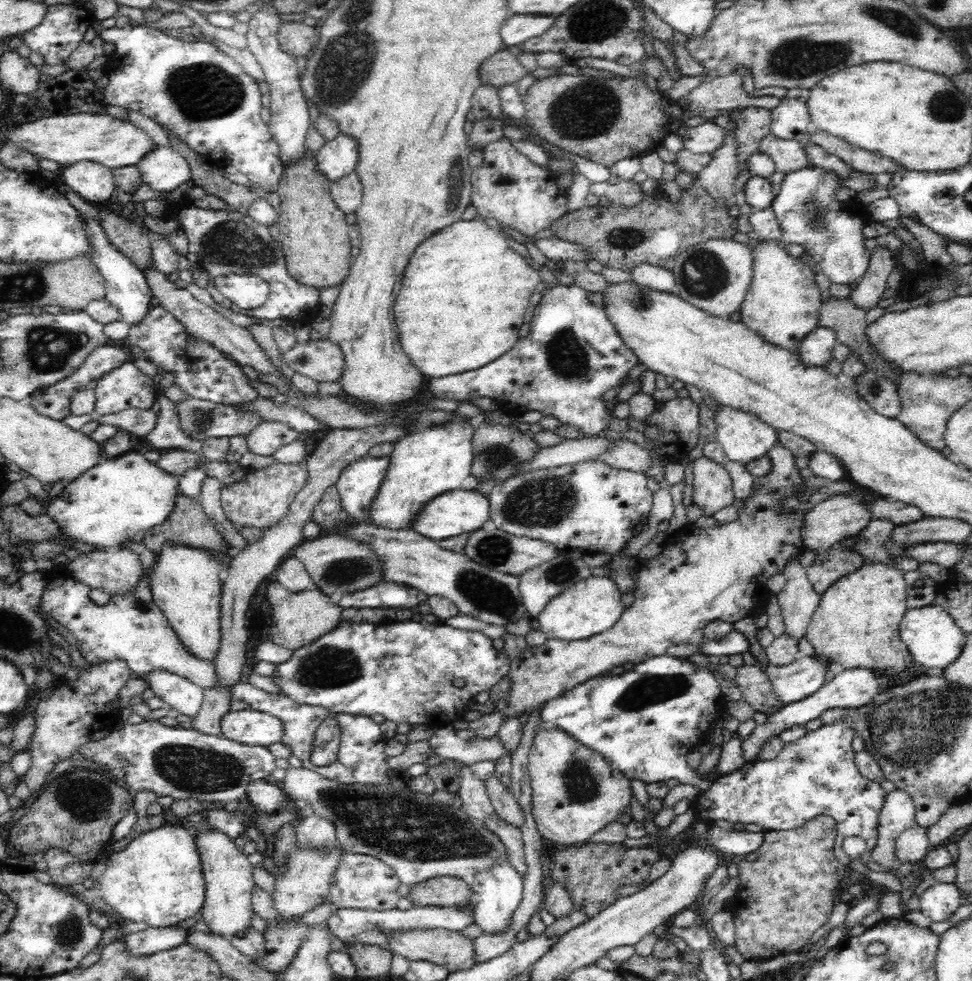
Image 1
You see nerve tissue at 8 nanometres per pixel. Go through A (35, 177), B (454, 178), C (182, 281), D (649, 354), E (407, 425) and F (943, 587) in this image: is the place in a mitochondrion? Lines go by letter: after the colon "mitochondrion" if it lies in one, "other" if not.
A: other
B: mitochondrion
C: other
D: other
E: other
F: other

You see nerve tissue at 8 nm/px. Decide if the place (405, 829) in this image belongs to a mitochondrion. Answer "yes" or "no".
yes

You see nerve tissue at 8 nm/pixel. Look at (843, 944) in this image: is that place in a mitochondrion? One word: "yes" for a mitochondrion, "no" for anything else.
no

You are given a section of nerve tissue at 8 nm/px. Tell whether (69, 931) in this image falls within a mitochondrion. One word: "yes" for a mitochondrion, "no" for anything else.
yes

